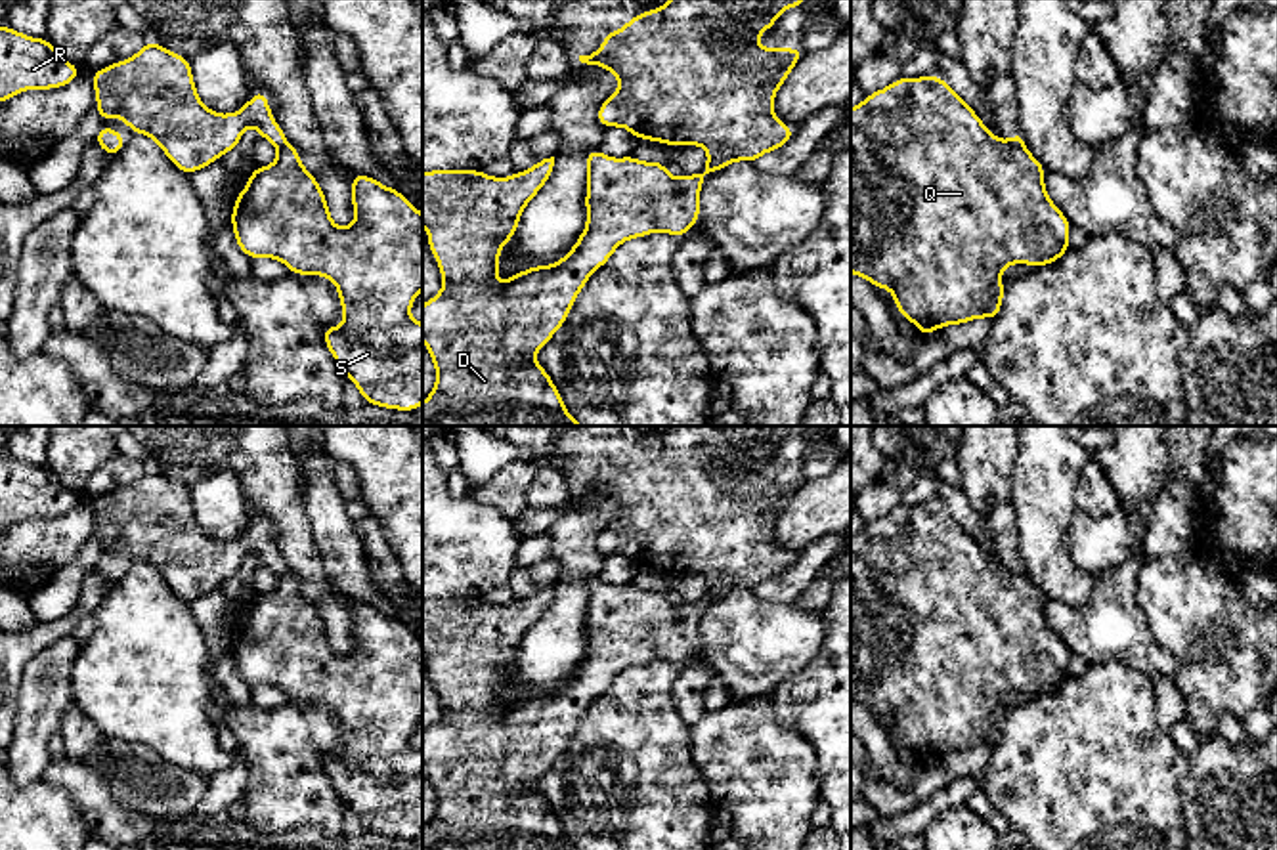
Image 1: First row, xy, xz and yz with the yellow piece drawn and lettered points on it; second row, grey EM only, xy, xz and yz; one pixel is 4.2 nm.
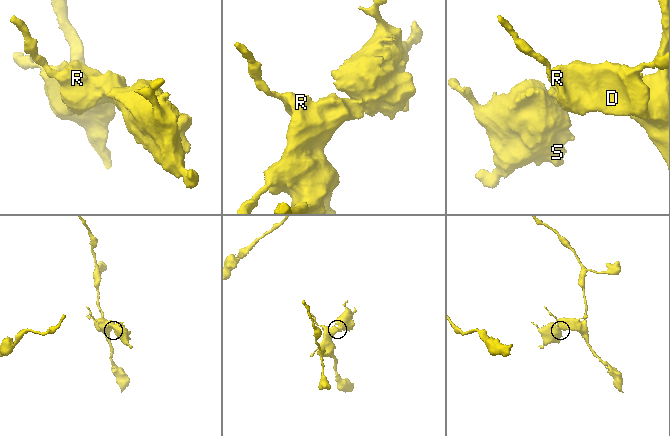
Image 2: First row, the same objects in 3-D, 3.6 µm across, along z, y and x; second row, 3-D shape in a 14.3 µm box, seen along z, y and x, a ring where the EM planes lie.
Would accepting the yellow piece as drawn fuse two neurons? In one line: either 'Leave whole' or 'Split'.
Split

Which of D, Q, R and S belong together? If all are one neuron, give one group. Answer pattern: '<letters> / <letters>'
D R / Q S

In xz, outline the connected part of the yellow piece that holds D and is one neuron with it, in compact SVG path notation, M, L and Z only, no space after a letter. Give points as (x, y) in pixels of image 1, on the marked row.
M589 149L587 225L577 243L558 262L528 267L497 285L499 250L514 237L524 208L547 183L552 166L554 157L537 160L526 172L509 178L491 178L484 170L428 170L422 174L422 225L444 279L442 290L422 306L422 340L436 367L436 386L422 403L422 426L583 426L566 411L552 378L535 363L535 353L566 323L589 277L612 258L621 243L656 231L682 237L700 222L700 189L711 174L711 164L705 162L702 174L673 178L661 160L642 162L633 155L612 159L598 149Z

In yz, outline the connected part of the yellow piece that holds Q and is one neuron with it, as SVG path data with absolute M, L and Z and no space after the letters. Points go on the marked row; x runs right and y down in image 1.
M900 76L887 88L868 94L862 103L851 109L851 273L870 281L876 288L889 288L897 311L912 321L923 338L946 325L963 325L979 317L994 321L1006 294L1006 287L1000 281L1002 271L1011 264L1028 264L1036 269L1055 264L1071 248L1071 227L1071 222L1048 197L1044 164L1025 145L1013 145L994 136L941 76Z

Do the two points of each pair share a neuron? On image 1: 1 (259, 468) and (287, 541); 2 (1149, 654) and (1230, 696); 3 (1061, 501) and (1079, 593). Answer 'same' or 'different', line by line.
1: same
2: different
3: same

